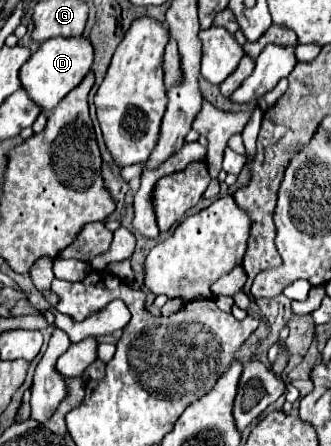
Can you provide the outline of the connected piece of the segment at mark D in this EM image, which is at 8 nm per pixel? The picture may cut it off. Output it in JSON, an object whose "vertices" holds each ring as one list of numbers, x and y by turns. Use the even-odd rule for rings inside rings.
{"vertices":[[85,36,73,38,51,38,45,40,35,54,21,66,21,86,27,90,31,100,35,100,45,110,55,108,91,70,95,48]]}

